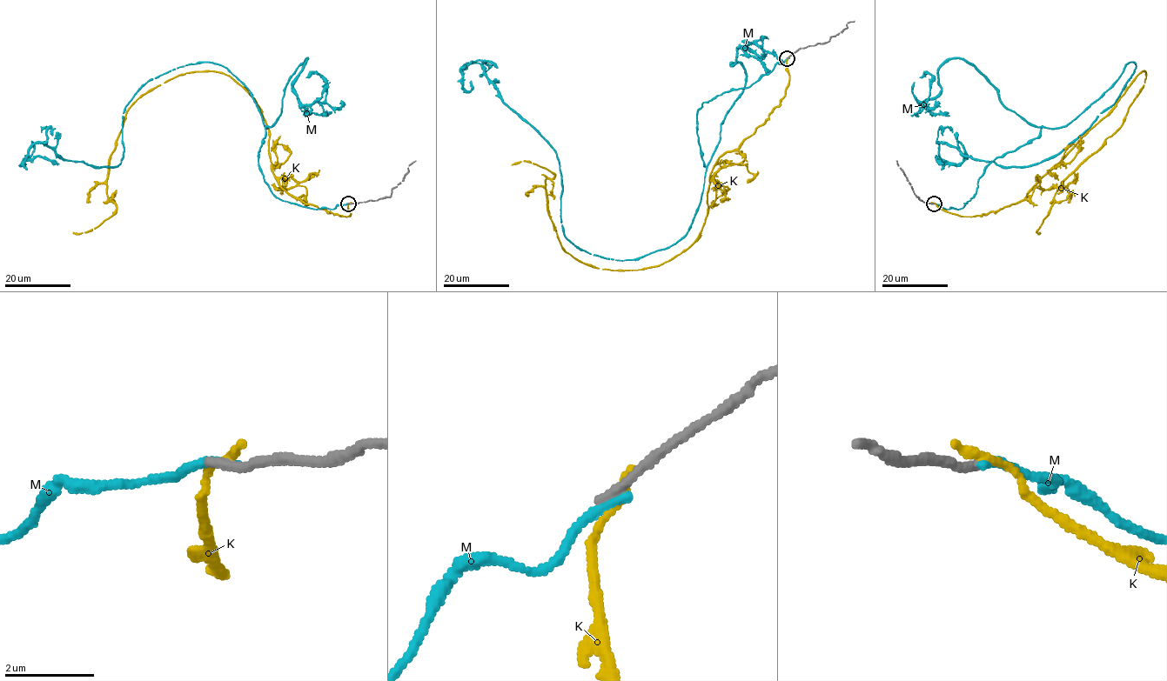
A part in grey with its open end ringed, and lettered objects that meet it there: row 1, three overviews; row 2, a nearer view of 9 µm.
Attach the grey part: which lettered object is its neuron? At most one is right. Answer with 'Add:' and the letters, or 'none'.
Add: none

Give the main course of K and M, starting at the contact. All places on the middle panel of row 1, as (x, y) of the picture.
K: (788, 57), (781, 104), (719, 159), (698, 237), (668, 261), (576, 259), (548, 209), (554, 175), (512, 164)
M: (788, 57), (697, 112), (691, 228), (616, 260), (565, 237), (555, 151), (479, 63), (471, 81)

